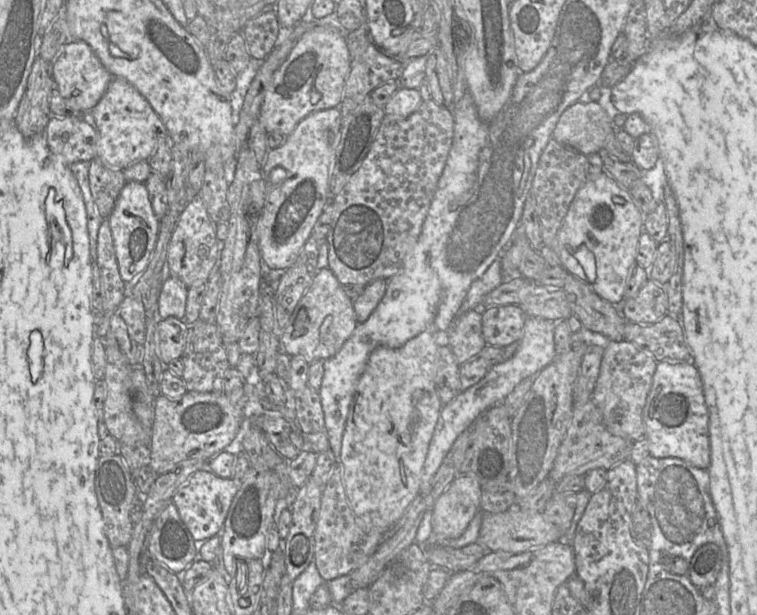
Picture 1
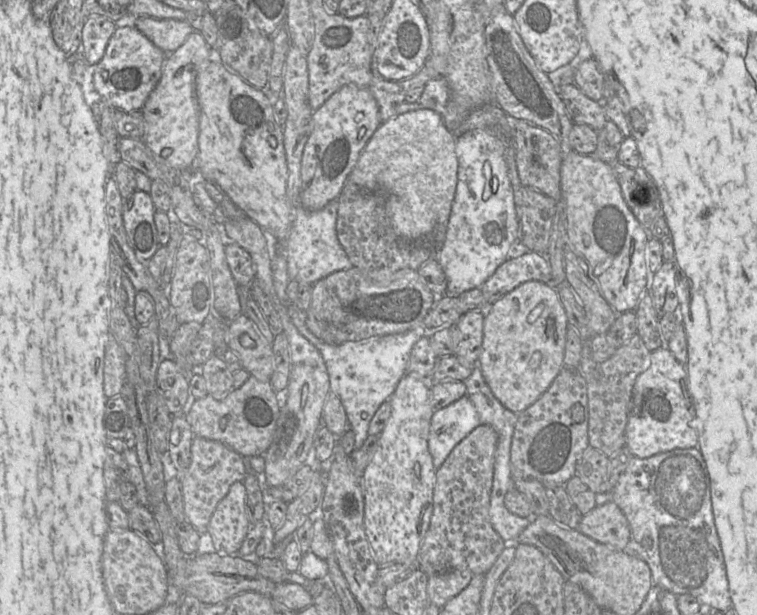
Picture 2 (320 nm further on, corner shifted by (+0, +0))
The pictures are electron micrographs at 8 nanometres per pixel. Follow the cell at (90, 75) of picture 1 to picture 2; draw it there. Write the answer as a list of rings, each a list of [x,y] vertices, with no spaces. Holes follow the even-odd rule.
[[[134,26],[118,27],[104,56],[94,65],[93,85],[101,101],[124,111],[142,110],[157,86],[167,54]]]

